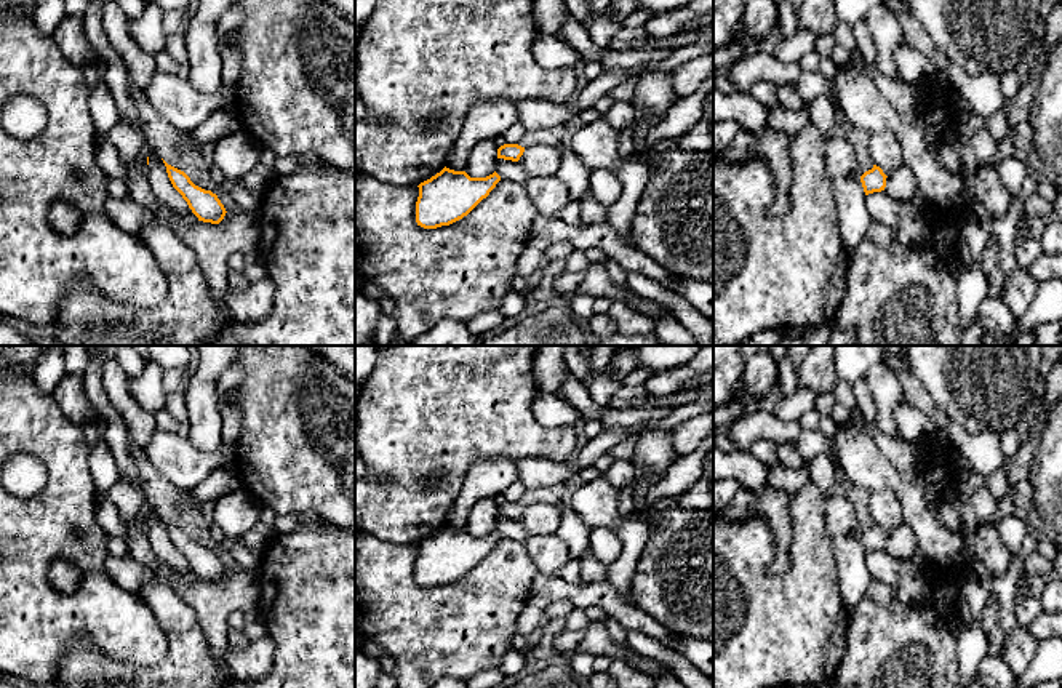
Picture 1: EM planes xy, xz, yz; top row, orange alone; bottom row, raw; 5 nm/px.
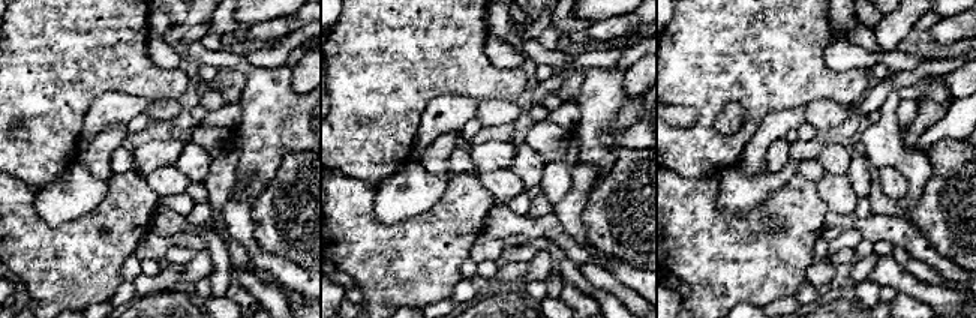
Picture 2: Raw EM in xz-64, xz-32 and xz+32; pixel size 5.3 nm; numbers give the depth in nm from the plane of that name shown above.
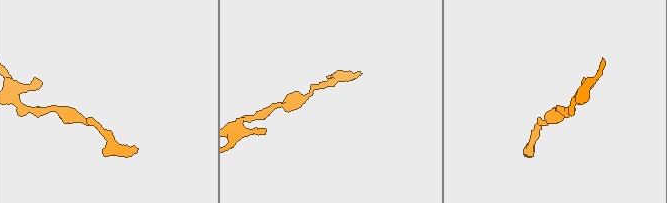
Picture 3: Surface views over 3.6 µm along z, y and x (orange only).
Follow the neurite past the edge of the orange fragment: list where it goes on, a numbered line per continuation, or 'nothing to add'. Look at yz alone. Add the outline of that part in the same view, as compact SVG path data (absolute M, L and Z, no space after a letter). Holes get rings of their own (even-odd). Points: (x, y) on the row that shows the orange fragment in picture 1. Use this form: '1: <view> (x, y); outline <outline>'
nothing to add

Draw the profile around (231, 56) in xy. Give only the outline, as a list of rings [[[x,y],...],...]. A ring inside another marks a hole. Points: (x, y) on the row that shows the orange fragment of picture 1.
[[[219,38],[221,54],[221,83],[230,90],[237,88],[238,77],[242,74],[242,51]]]

